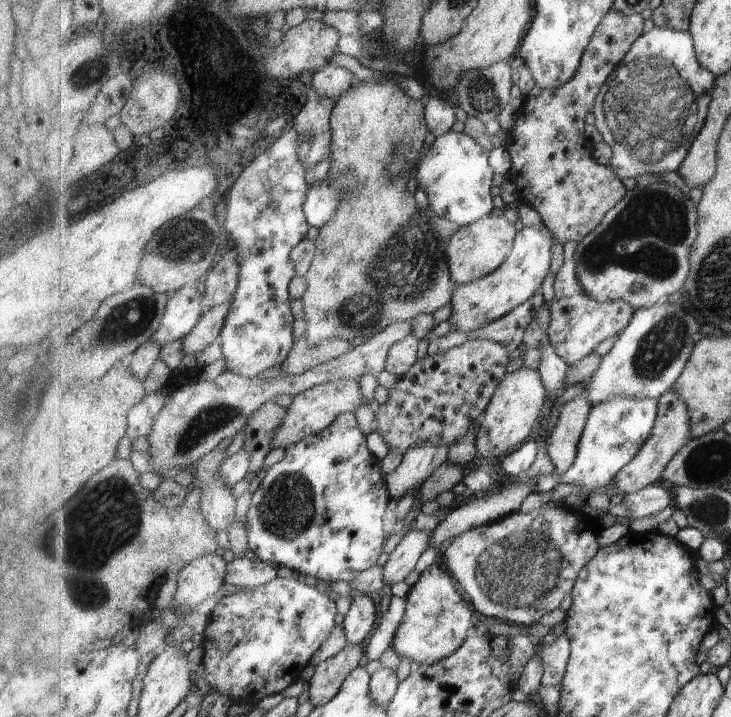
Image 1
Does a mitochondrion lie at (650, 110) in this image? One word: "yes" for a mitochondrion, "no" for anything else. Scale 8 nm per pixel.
yes

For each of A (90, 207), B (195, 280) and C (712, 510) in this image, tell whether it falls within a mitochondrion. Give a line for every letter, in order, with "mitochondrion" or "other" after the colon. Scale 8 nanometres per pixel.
A: other
B: other
C: mitochondrion

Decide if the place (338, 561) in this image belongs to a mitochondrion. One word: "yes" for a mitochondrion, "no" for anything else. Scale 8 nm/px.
no

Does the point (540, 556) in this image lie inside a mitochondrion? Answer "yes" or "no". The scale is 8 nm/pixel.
yes

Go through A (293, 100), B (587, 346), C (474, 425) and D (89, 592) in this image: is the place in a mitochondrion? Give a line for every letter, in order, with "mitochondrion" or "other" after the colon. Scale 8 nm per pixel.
A: other
B: other
C: other
D: mitochondrion

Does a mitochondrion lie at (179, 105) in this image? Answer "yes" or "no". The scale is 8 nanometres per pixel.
no

